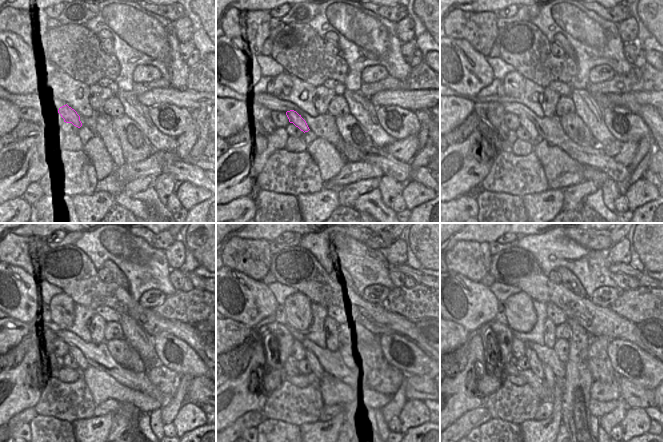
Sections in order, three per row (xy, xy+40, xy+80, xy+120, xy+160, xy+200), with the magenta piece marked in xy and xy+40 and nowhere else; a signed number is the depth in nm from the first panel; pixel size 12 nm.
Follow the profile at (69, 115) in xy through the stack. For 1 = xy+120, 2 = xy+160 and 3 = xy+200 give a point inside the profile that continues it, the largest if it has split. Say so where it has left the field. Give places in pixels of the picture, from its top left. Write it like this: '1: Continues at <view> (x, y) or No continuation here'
1: Continues at xy+120 (90, 364)
2: Continues at xy+160 (313, 362)
3: Continues at xy+200 (536, 364).

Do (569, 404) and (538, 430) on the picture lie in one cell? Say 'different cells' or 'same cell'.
different cells

